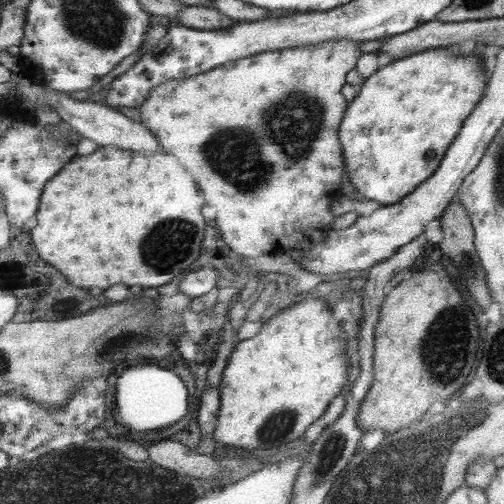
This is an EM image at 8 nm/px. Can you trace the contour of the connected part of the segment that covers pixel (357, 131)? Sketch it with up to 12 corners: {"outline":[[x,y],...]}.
{"outline":[[445,48],[364,80],[339,133],[359,199],[431,178],[487,87]]}

